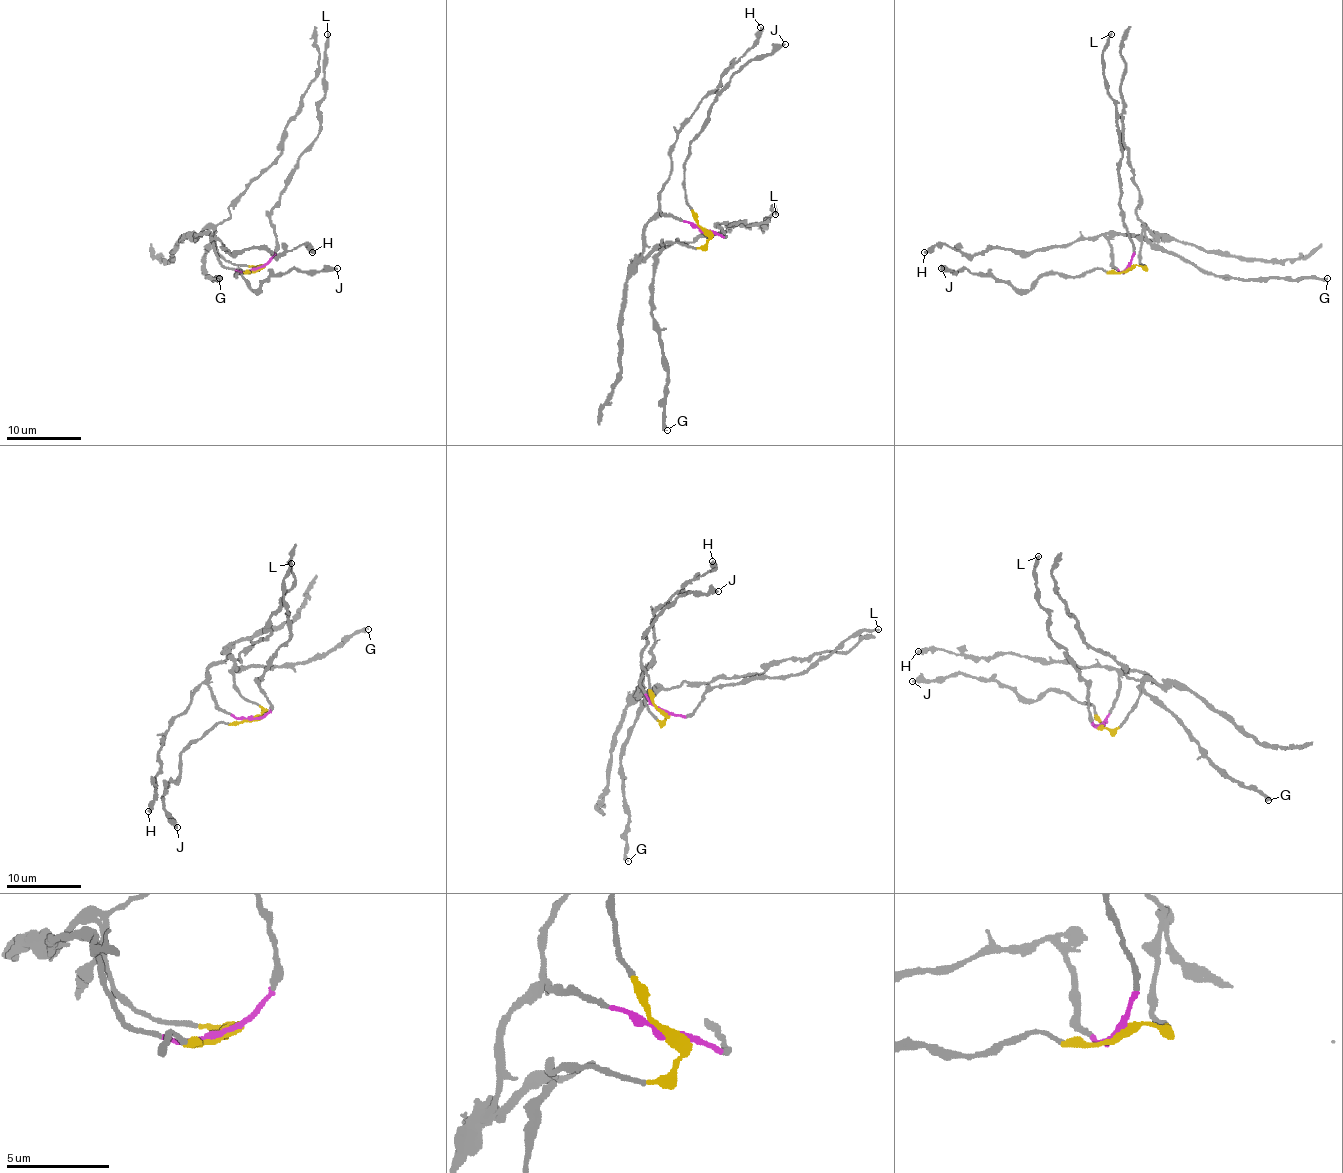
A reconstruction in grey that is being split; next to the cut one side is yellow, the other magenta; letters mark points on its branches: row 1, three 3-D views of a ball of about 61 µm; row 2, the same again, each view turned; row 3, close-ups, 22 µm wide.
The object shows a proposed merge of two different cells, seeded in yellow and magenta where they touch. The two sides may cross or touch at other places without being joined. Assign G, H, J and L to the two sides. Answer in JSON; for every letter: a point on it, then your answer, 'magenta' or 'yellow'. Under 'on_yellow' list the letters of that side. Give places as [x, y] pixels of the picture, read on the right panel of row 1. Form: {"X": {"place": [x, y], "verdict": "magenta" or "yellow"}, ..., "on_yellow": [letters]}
{"G": {"place": [1327, 278], "verdict": "yellow"}, "H": {"place": [924, 252], "verdict": "magenta"}, "J": {"place": [941, 268], "verdict": "yellow"}, "L": {"place": [1111, 34], "verdict": "magenta"}, "on_yellow": ["G", "J"]}

